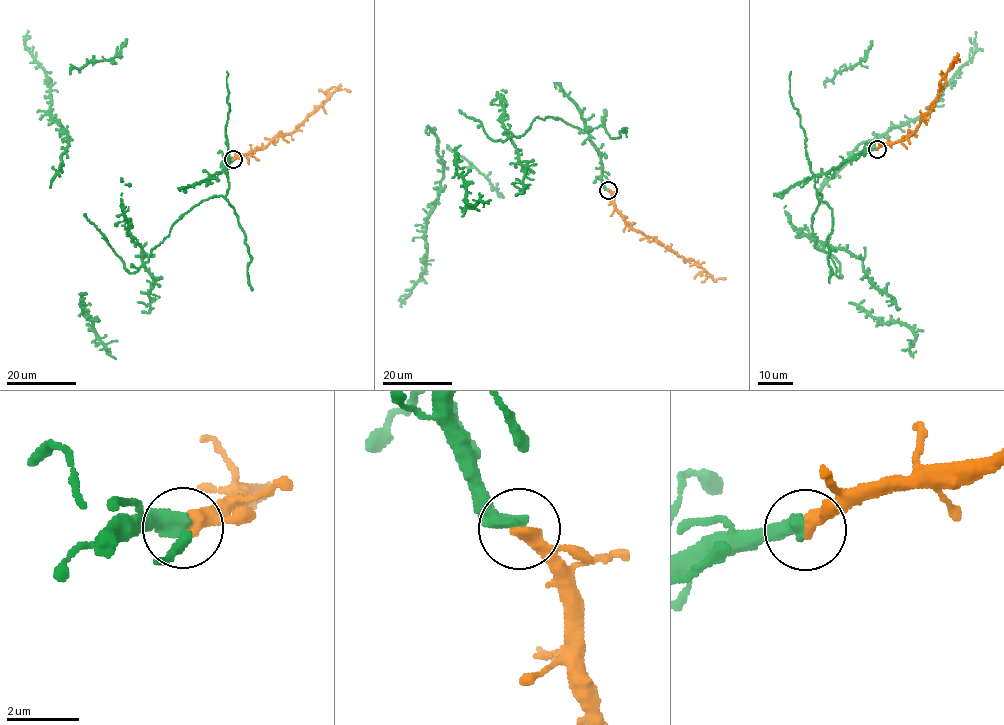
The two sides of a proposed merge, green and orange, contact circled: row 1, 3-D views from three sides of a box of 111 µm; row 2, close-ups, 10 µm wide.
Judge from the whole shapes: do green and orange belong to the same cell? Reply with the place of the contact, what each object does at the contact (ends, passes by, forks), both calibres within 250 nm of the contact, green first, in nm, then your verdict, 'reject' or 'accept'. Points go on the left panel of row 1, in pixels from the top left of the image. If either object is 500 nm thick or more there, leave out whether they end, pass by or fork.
at (233, 159); green ends there; orange ends there; 480 nm thick on the green side, 420 nm on the other; accept

